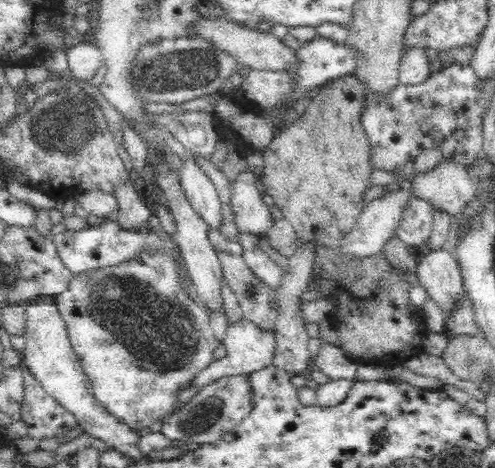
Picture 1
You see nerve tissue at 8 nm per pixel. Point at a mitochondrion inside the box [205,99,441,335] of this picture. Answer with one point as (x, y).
(416, 128)

